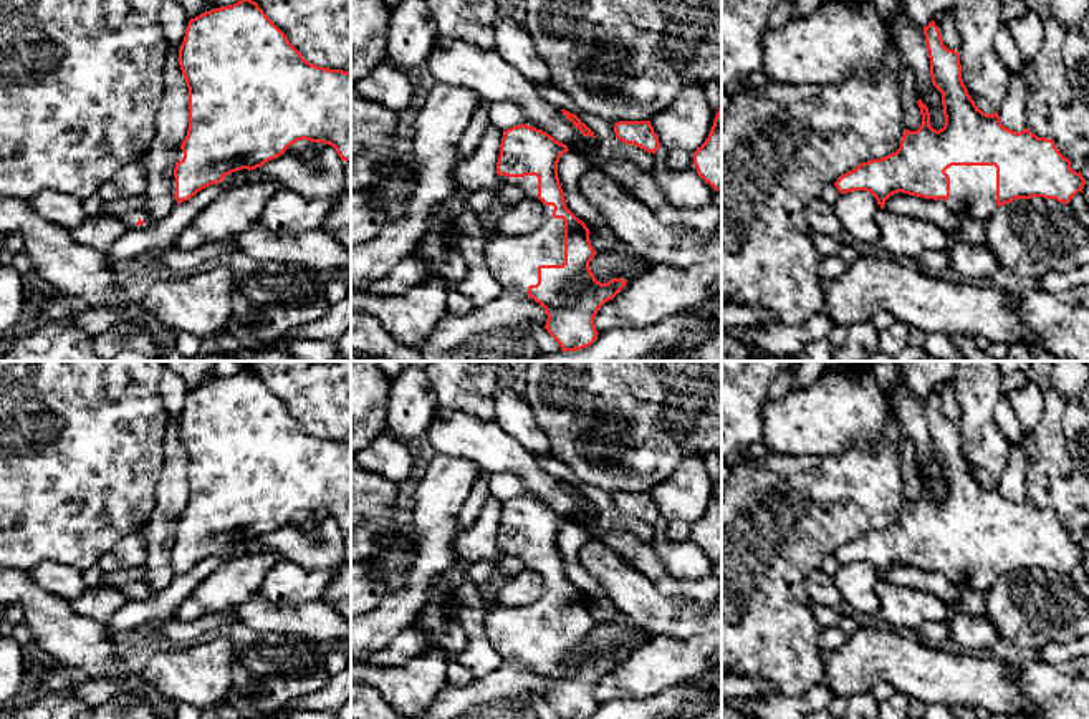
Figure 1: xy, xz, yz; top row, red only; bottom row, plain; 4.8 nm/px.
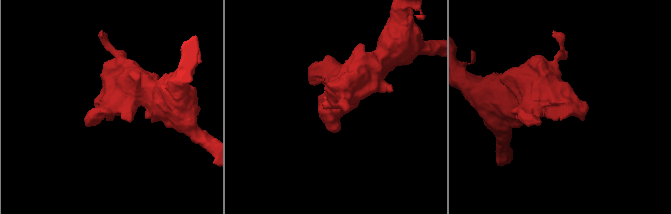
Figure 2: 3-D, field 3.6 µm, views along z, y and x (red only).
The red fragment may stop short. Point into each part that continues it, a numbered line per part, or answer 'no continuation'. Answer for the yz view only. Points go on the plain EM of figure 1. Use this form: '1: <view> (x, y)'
1: yz (972, 559)

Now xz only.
1: xz (513, 632)

